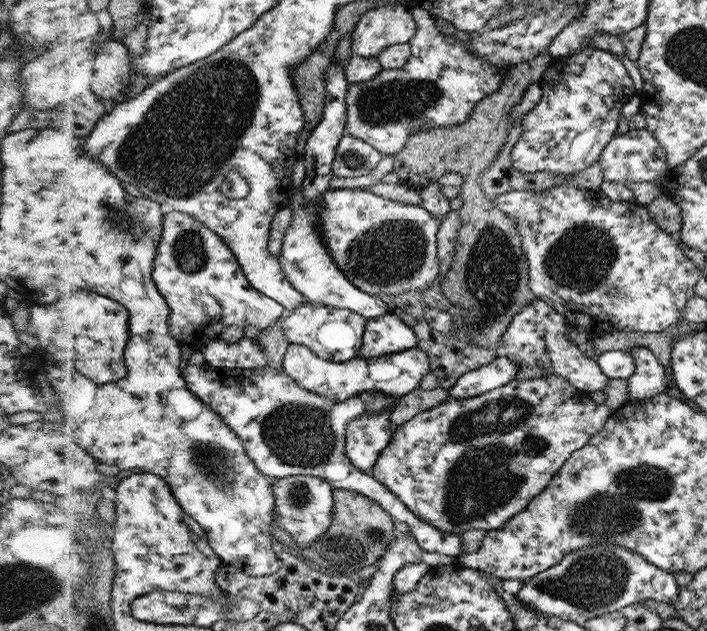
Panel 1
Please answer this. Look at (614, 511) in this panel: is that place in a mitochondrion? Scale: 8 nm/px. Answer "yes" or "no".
yes

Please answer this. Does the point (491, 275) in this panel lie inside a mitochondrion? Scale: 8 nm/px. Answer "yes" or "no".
yes

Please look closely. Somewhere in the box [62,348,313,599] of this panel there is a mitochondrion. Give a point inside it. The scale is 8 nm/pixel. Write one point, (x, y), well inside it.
(211, 461)

